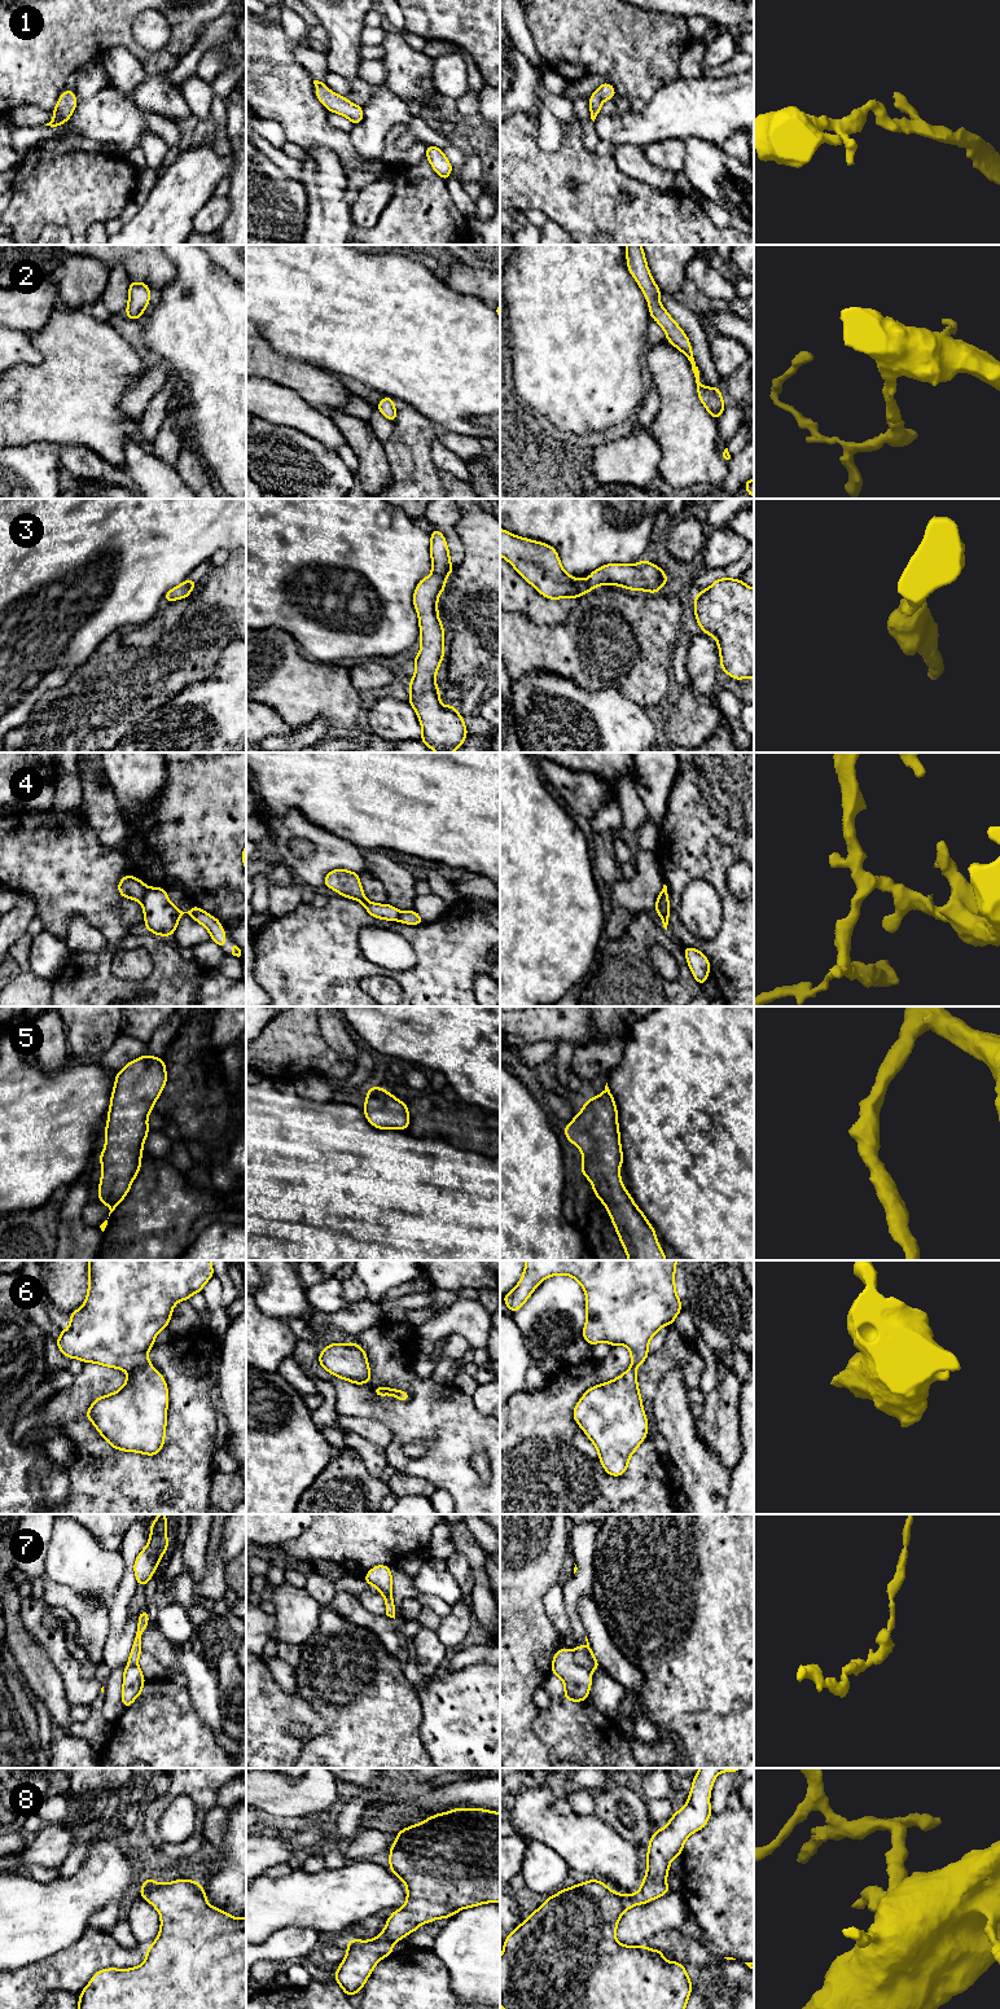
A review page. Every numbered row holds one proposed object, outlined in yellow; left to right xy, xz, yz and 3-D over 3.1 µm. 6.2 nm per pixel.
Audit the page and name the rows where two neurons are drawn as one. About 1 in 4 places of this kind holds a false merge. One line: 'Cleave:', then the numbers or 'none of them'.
Cleave: 4, 7

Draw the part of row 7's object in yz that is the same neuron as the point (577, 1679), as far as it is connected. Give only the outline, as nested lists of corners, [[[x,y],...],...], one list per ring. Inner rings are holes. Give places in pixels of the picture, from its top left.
[[[558,1648],[552,1661],[551,1672],[556,1674],[565,1685],[562,1698],[573,1702],[583,1702],[588,1698],[592,1675],[589,1670],[575,1662],[574,1650]]]

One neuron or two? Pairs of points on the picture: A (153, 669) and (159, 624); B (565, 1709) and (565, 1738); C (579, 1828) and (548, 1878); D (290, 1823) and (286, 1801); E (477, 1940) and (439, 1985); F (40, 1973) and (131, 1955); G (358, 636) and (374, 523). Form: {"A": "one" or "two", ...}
{"A": "two", "B": "one", "C": "two", "D": "two", "E": "two", "F": "one", "G": "one"}

